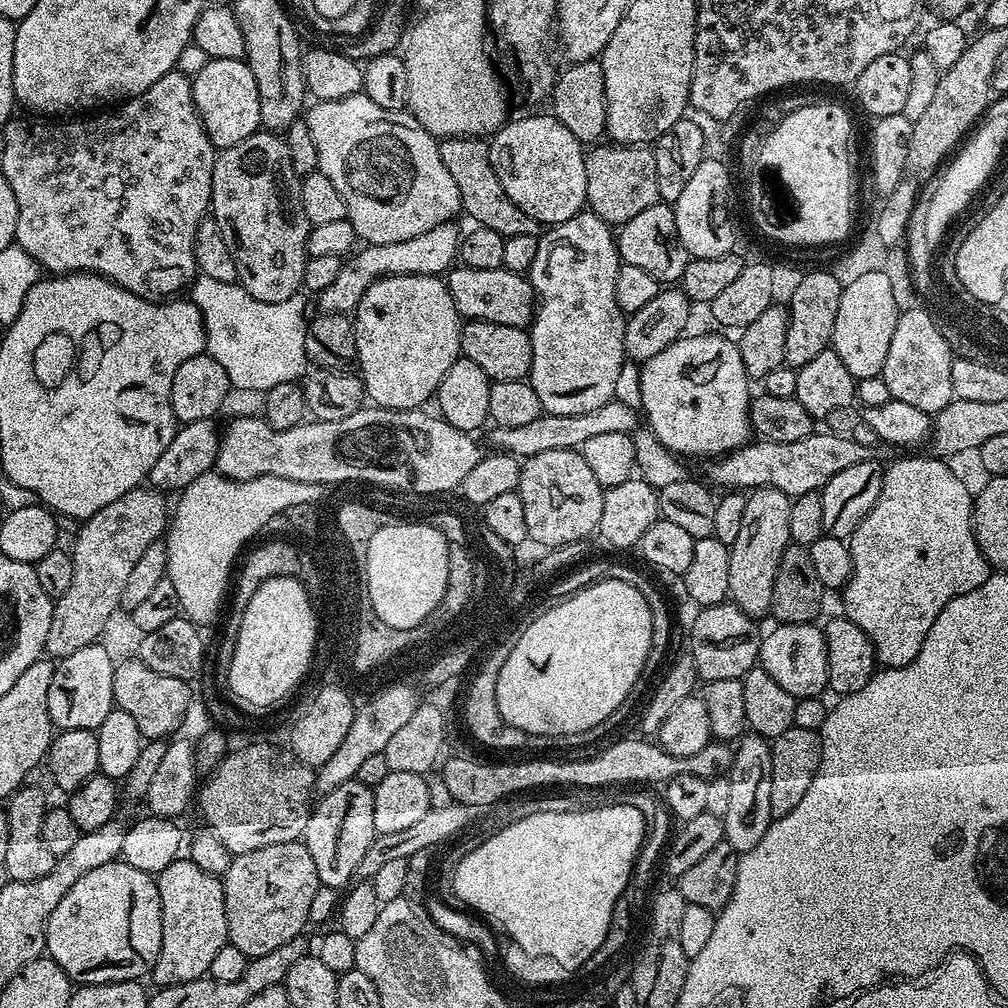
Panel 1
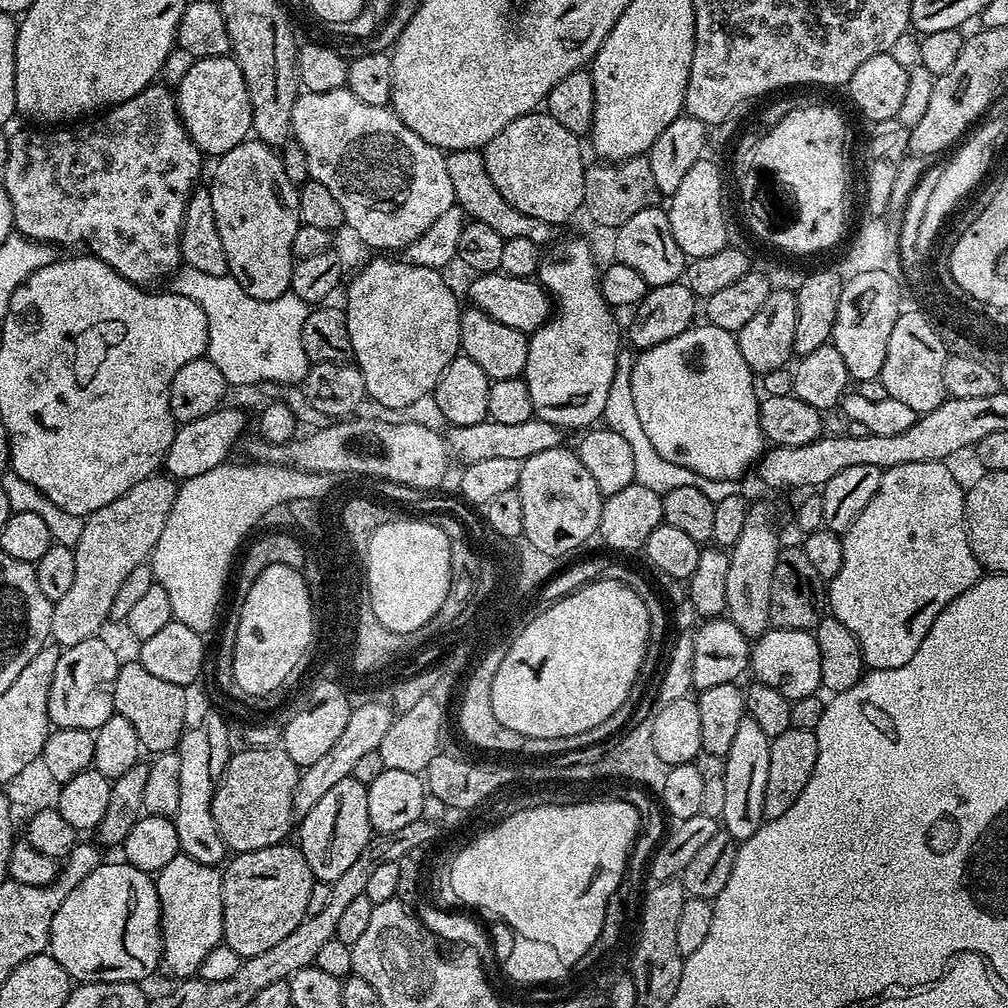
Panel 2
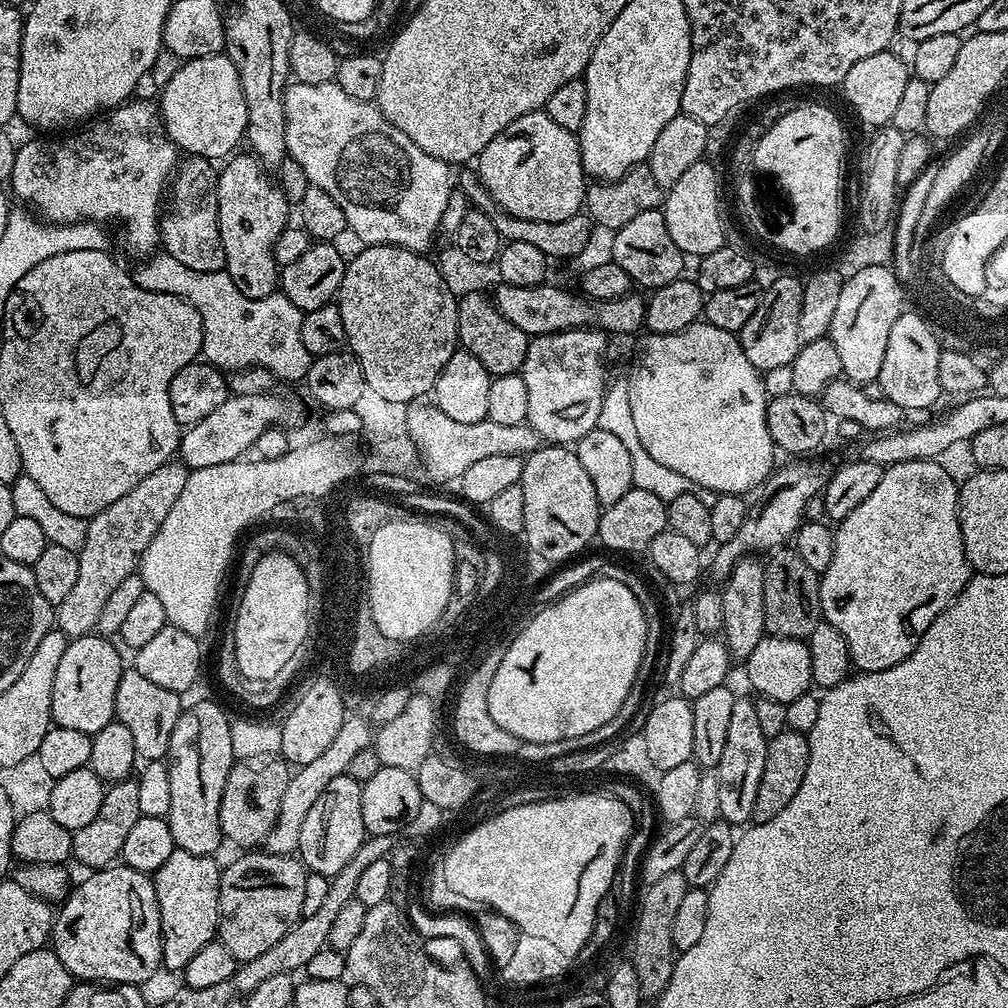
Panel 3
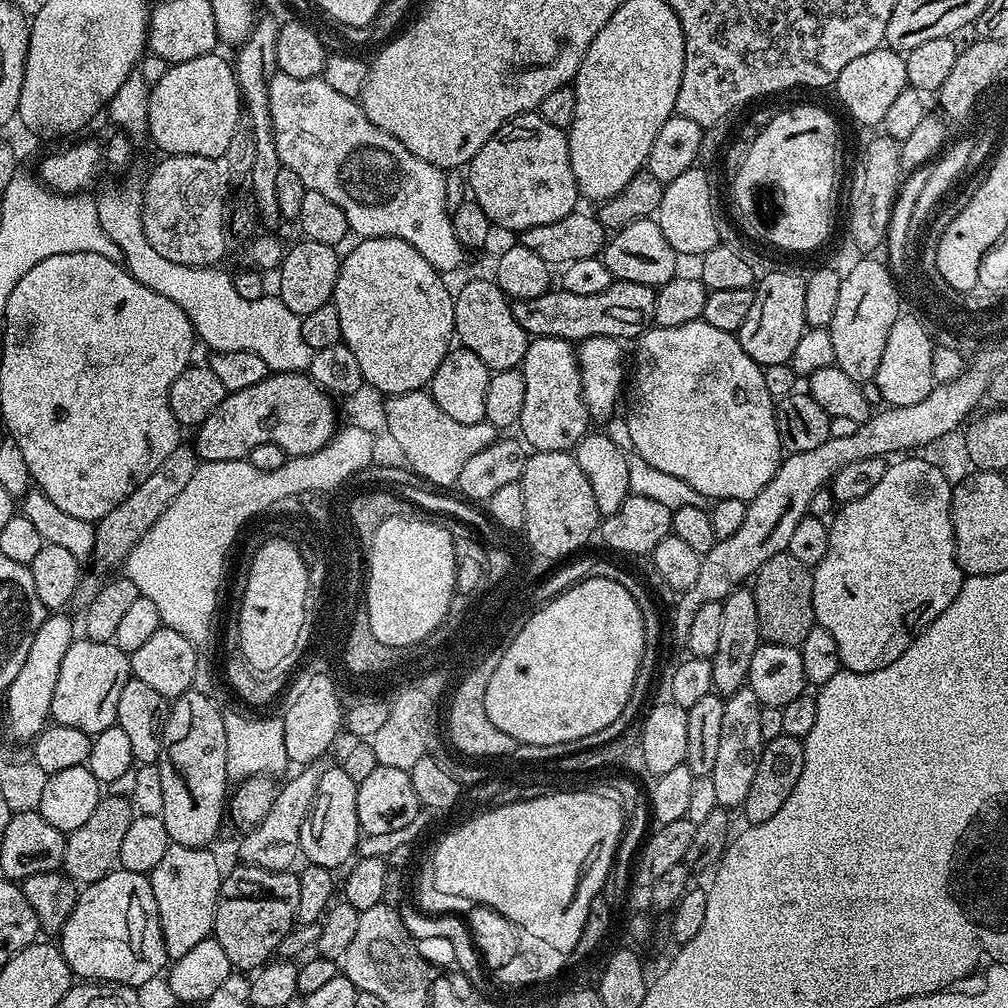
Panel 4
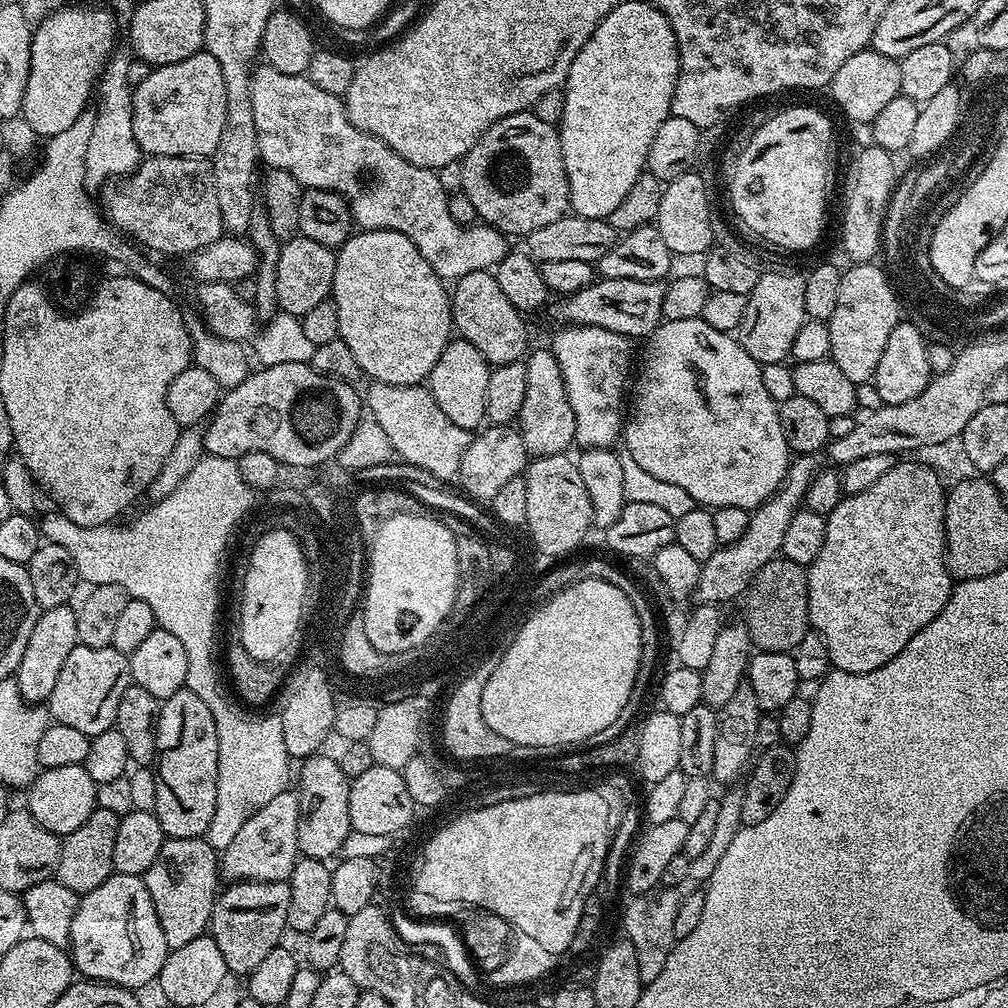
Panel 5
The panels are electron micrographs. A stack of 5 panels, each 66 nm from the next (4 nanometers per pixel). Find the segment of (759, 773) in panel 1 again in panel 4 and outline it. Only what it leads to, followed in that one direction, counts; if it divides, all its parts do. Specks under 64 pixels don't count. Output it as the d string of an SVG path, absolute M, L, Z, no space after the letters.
M746 686L739 688L734 695L727 697L722 710L722 735L718 745L718 759L714 761L714 787L718 797L718 806L734 810L743 805L754 774L758 774L758 762L764 749L762 738L762 714L754 690Z

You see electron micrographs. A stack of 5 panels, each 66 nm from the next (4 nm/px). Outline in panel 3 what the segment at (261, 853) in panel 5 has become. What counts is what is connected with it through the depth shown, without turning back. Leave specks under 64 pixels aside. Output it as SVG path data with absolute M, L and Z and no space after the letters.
M349 715L342 722L342 730L338 730L334 742L330 742L330 747L321 756L314 758L314 762L301 764L291 773L286 790L282 794L280 813L266 841L267 851L292 854L297 851L296 847L301 847L300 839L304 836L304 827L308 824L312 807L321 803L324 791L330 786L330 782L334 782L334 778L345 775L353 757L373 743L373 725L365 717L364 720L360 716Z

